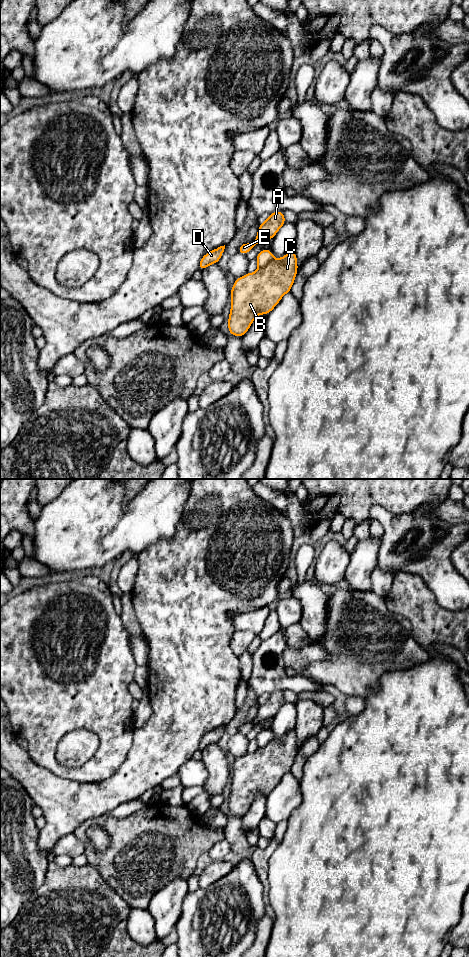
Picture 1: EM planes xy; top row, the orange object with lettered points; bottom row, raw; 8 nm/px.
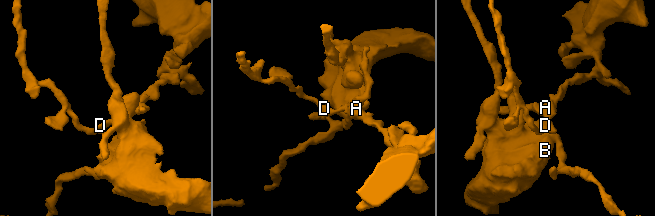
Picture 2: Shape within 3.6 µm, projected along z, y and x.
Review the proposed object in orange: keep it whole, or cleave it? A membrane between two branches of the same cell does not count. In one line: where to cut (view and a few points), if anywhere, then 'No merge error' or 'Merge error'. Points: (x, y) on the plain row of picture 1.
Split along xy (273, 738), (259, 748). Merge error

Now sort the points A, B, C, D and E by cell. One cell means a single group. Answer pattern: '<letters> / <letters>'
A B C / D E

